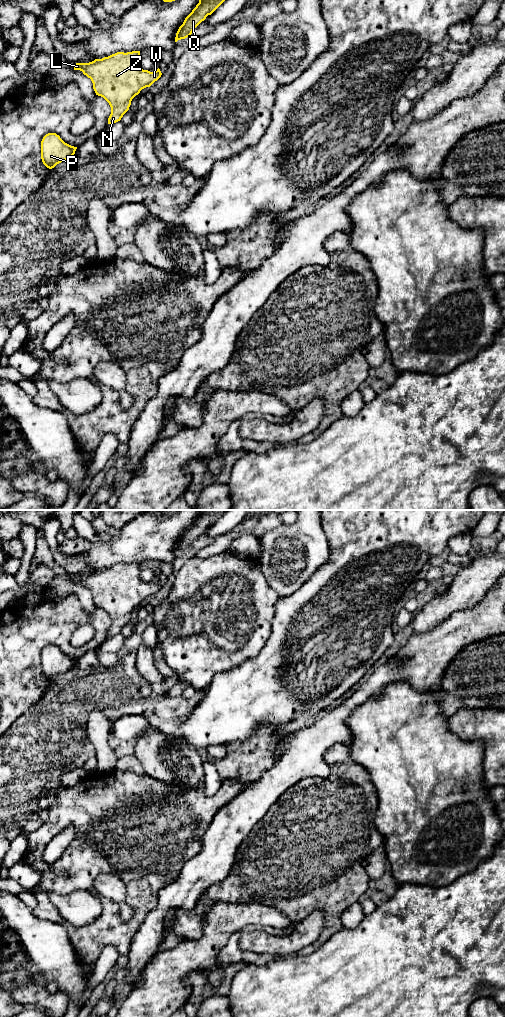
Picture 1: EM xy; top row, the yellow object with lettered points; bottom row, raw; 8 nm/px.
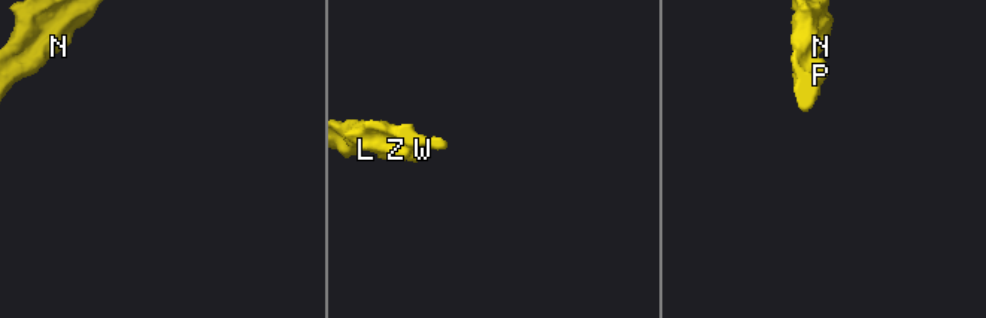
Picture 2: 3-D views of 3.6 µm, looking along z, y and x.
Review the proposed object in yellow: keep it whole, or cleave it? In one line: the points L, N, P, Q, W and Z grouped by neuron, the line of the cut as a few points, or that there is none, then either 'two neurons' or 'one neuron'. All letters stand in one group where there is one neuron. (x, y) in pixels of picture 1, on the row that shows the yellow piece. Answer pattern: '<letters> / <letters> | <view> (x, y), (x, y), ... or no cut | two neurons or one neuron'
L N P Q W Z | no cut | one neuron

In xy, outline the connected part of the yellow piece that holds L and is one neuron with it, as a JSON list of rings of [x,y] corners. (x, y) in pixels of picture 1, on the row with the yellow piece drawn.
[[[140,51],[117,52],[89,63],[76,63],[74,70],[80,70],[91,79],[96,95],[103,97],[111,107],[108,124],[121,120],[129,110],[132,99],[146,87],[157,81],[162,73],[140,67]]]

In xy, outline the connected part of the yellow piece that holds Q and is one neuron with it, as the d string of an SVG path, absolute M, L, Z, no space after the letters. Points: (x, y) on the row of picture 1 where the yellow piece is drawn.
M199 0L199 3L192 12L185 18L183 24L179 27L175 42L191 36L193 30L211 15L225 0Z

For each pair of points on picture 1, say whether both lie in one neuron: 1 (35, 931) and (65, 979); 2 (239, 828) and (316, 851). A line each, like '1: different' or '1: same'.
1: same
2: different

